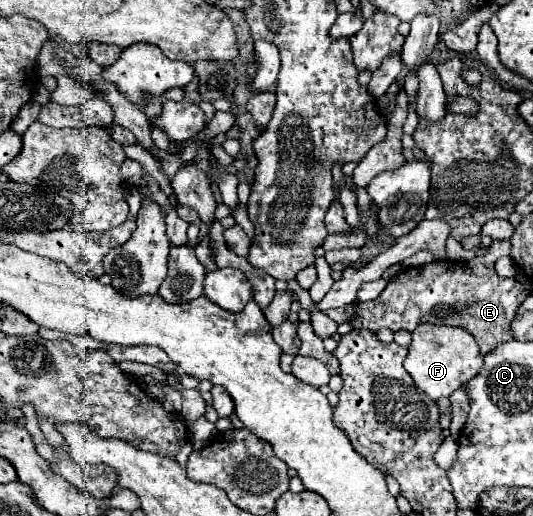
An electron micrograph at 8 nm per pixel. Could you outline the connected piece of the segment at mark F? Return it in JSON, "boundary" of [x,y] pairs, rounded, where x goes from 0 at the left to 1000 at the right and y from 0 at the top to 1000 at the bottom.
{"boundary":[[[788,628],[773,643],[773,667],[758,698],[758,713],[773,729],[777,744],[814,775],[841,771],[874,736],[889,733],[901,709],[904,709],[904,690],[882,643],[874,643],[871,636],[814,632],[814,628]]]}

